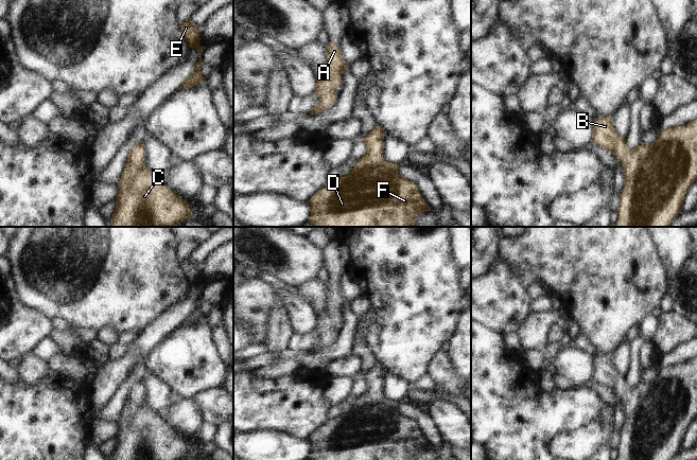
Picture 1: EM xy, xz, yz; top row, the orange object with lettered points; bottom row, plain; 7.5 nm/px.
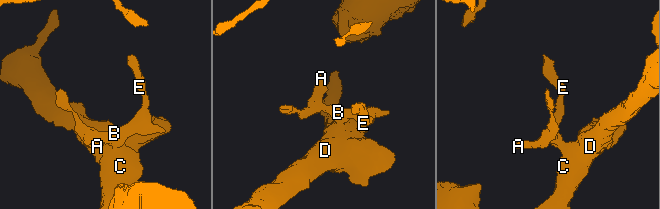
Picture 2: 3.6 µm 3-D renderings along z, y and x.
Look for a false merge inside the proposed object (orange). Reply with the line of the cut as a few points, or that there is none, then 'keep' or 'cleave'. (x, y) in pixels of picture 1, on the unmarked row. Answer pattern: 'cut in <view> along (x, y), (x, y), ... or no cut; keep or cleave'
no cut; keep

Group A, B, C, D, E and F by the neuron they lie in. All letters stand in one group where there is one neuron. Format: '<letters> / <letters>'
A B C D E F

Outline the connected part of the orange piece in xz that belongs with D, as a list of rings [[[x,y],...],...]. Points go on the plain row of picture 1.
[[[377,361],[363,375],[367,390],[348,412],[327,420],[312,434],[308,439],[312,446],[308,460],[416,460],[419,453],[431,447],[415,420],[398,410],[400,402],[385,396],[382,383],[386,372]]]

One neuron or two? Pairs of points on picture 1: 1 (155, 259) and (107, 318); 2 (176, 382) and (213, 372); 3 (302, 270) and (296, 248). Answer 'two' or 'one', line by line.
1: one
2: one
3: one

